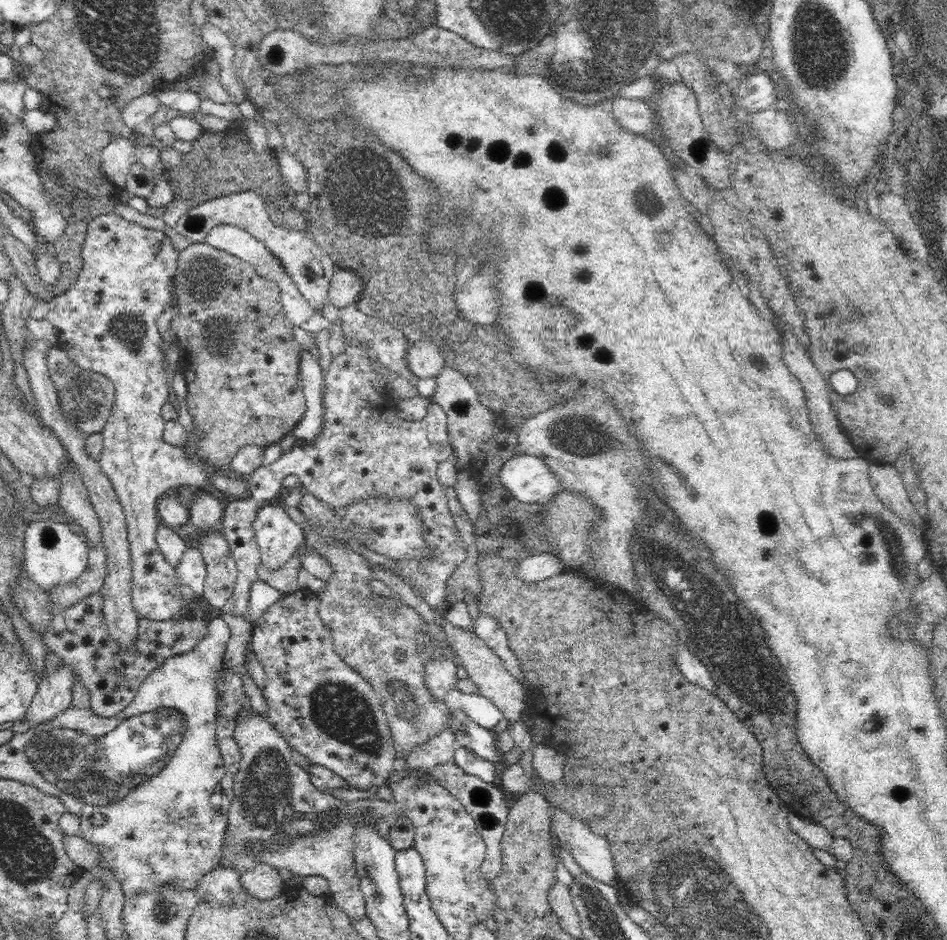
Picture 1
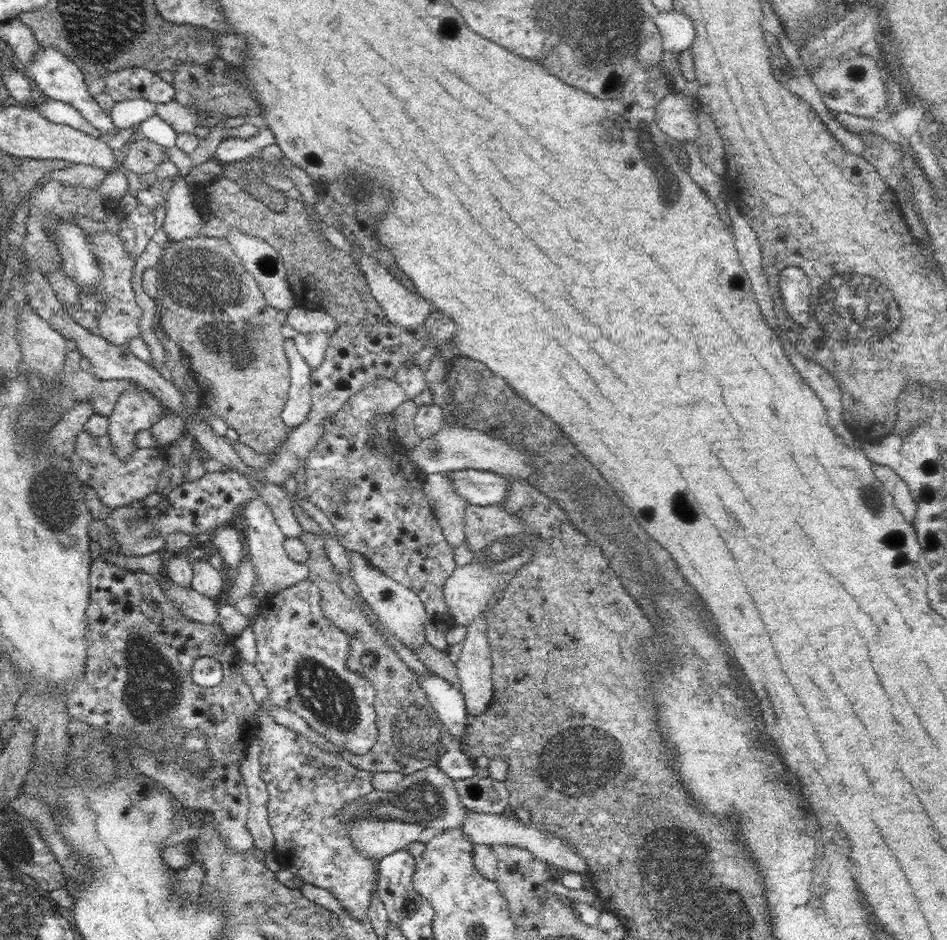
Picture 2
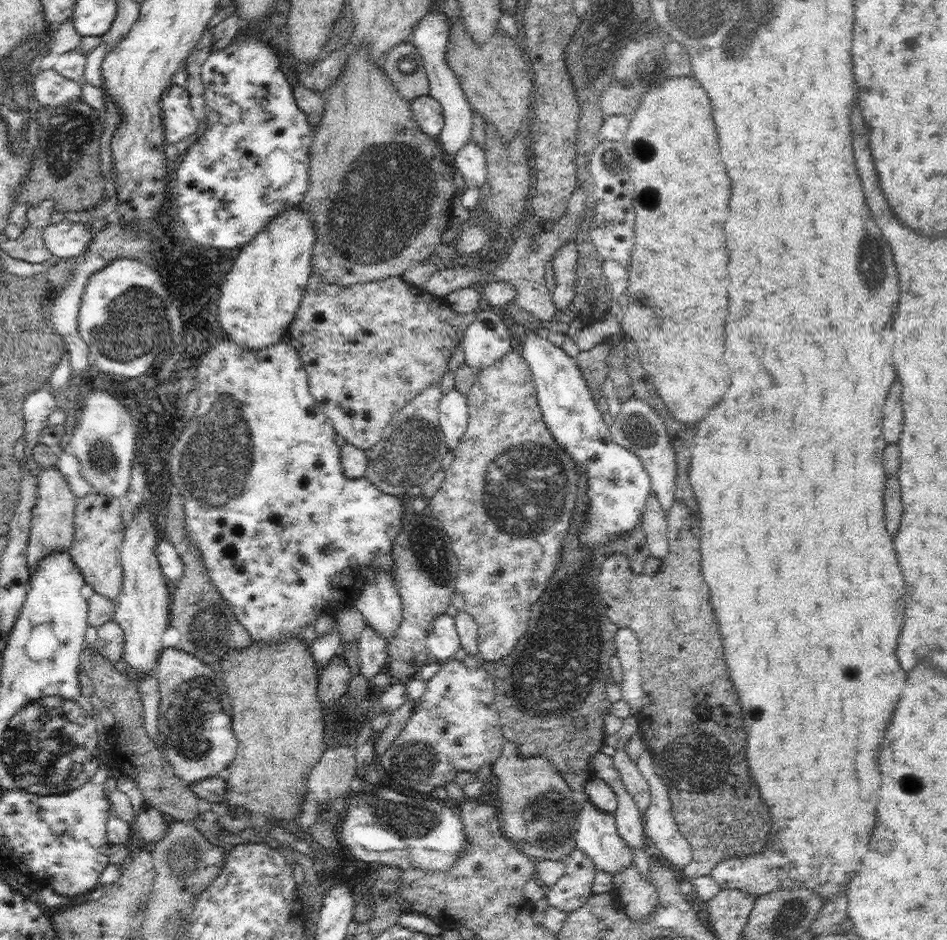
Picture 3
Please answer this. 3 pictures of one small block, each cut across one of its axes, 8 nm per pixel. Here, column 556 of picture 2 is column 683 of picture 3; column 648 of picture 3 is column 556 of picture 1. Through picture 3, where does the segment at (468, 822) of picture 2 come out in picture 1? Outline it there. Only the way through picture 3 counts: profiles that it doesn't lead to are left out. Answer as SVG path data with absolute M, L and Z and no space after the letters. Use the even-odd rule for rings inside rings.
M549 742L536 744L532 749L532 766L537 778L549 786L558 786L564 776L563 758L563 753ZM552 801L549 802L549 808L551 809L551 830L553 831L554 841L560 840L564 843L563 845L570 851L583 872L587 872L596 881L616 886L618 884L617 874L614 859L610 852L610 841L606 837L596 834L586 822L571 817L566 811L562 811L560 807L554 807Z

